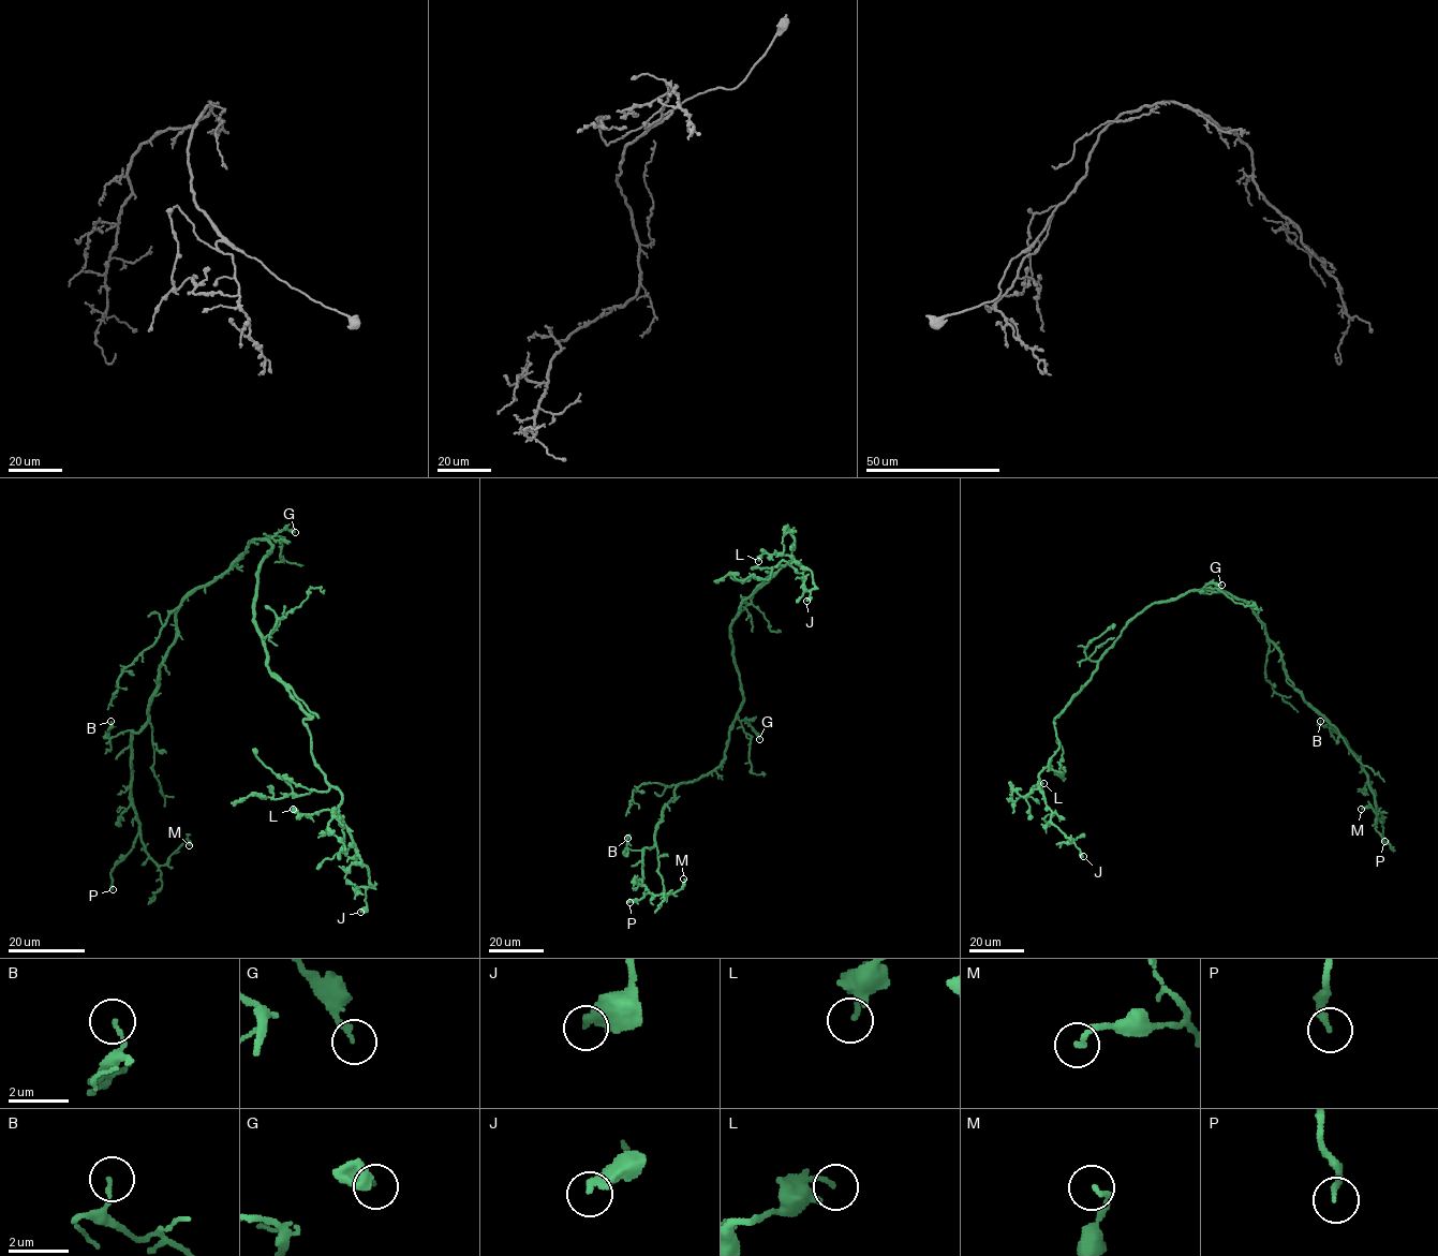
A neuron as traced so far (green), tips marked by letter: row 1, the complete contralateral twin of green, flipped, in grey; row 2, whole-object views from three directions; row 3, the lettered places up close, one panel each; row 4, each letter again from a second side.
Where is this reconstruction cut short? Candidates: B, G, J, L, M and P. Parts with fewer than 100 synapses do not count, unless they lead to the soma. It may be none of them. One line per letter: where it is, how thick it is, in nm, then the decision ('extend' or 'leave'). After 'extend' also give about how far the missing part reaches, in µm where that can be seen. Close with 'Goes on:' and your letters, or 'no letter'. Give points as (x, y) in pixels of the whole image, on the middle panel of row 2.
B: place (627, 838); calibre 100 nm; leave
G: place (759, 739); calibre 190 nm; leave
J: place (806, 601); calibre 320 nm; leave
L: place (758, 561); calibre 150 nm; leave
M: place (683, 878); calibre 170 nm; leave
P: place (629, 902); calibre 180 nm; leave
Goes on: no letter

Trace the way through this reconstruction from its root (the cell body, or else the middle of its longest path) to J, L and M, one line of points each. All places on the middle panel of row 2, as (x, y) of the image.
J: (738, 710), (743, 694), (730, 624), (741, 603), (790, 556), (811, 572), (806, 601)
L: (738, 710), (743, 694), (730, 624), (771, 574), (766, 572), (772, 576), (794, 557), (764, 552), (758, 561)
M: (738, 710), (724, 759), (677, 786), (654, 844), (643, 848), (642, 884), (650, 892), (673, 894), (683, 878)

